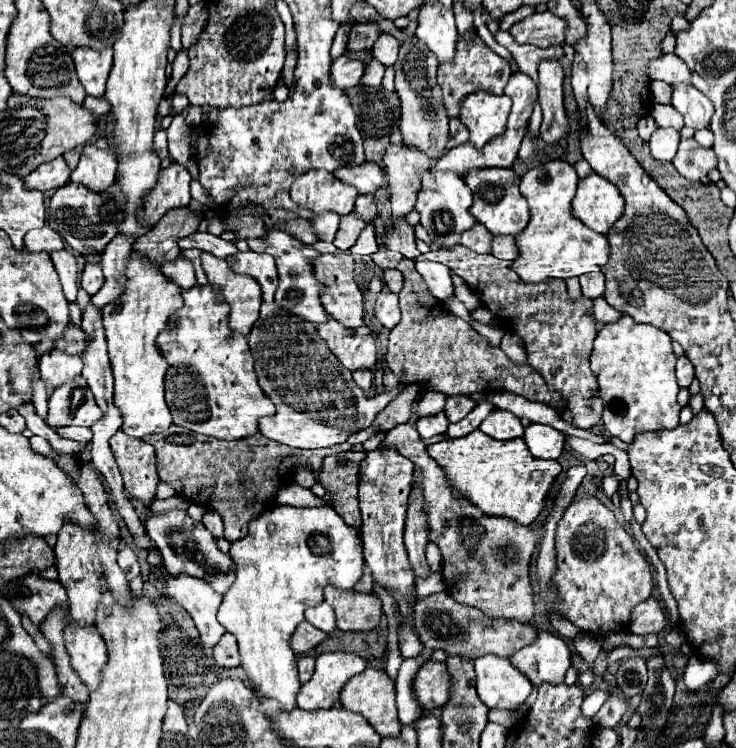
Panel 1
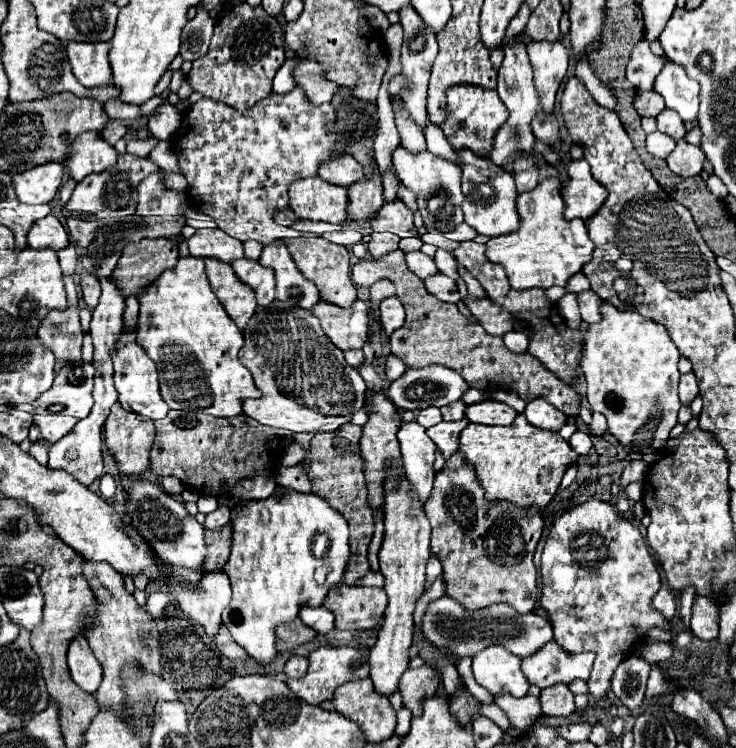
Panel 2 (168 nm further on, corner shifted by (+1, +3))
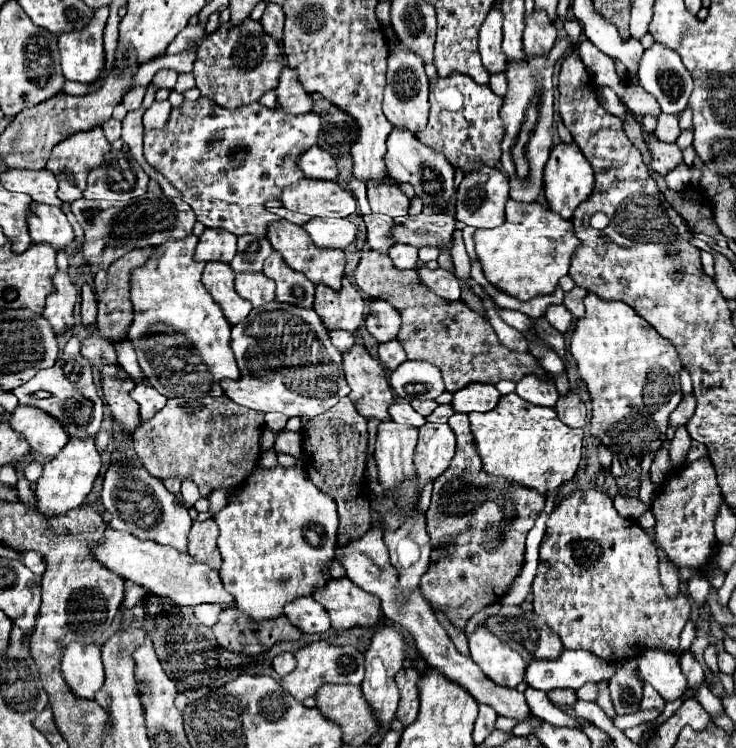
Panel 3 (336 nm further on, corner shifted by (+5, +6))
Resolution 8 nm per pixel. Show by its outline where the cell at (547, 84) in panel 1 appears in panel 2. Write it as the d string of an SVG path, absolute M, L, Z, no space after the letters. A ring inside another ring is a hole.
M531 40L527 44L527 54L533 66L535 88L539 92L541 106L547 114L551 114L553 104L555 104L555 94L567 72L569 54L559 40L557 42L533 42Z

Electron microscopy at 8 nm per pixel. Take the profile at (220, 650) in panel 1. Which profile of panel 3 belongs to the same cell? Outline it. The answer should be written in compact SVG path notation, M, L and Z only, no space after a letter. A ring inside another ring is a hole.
M231 607L221 611L219 621L213 625L213 633L225 651L245 655L259 655L279 641L299 641L303 635L285 615L253 623L245 619L245 615L237 615Z

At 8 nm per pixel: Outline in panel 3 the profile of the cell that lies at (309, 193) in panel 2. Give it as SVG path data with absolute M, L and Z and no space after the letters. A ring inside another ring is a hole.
M303 177L281 195L283 207L309 217L349 217L355 213L355 197L335 181Z

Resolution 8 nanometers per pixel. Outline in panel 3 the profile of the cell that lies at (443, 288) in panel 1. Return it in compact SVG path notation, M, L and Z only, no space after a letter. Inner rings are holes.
M395 243L391 249L389 249L389 257L393 259L395 267L399 269L417 269L417 247L409 247L409 245L403 245L403 243Z

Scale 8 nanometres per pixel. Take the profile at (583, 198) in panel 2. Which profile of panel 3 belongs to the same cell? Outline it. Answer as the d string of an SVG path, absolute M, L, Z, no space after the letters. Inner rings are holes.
M559 143L551 149L551 157L545 165L545 195L547 195L547 203L549 203L551 211L559 213L563 219L571 219L577 205L591 197L593 183L595 183L593 169L575 143L573 145Z

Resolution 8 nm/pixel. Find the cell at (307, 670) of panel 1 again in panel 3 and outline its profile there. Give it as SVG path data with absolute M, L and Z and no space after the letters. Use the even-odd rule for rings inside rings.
M283 653L283 655L277 655L275 659L273 659L273 669L281 675L281 677L285 677L287 673L291 673L293 669L295 669L295 655L293 653Z

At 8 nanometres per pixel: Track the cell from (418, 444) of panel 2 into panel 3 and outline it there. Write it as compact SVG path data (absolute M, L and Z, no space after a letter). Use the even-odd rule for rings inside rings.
M395 403L389 413L391 413L391 419L395 423L401 423L401 425L409 425L409 427L417 427L419 429L419 427L423 427L427 423L425 417L415 413L409 403Z

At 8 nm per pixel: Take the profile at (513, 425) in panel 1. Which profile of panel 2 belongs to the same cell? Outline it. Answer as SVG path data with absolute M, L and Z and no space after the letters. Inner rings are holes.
M481 400L475 404L469 404L465 408L465 418L475 424L489 424L489 426L509 426L513 424L517 412L497 400Z

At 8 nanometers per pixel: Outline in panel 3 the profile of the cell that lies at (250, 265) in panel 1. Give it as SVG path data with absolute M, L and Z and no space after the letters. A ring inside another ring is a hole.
M243 271L235 275L235 289L241 297L251 301L253 307L269 303L275 299L275 283L263 273Z

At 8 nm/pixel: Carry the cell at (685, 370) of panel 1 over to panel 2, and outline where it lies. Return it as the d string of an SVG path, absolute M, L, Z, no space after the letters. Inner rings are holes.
M693 372L681 376L681 382L679 382L679 398L681 398L681 404L683 406L689 406L695 396L699 394L699 388L697 388L697 378Z

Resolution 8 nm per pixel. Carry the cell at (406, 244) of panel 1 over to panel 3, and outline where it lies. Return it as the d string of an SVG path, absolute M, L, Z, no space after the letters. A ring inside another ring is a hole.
M383 179L381 183L369 183L367 197L373 213L383 213L393 219L405 215L409 209L409 199L389 179Z

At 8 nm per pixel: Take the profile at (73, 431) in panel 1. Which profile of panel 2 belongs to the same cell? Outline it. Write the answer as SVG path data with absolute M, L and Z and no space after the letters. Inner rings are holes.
M61 412L59 414L35 414L33 424L39 426L41 440L51 444L51 442L59 442L65 434L69 434L69 430L73 430L73 426L77 424L77 418L65 416Z

